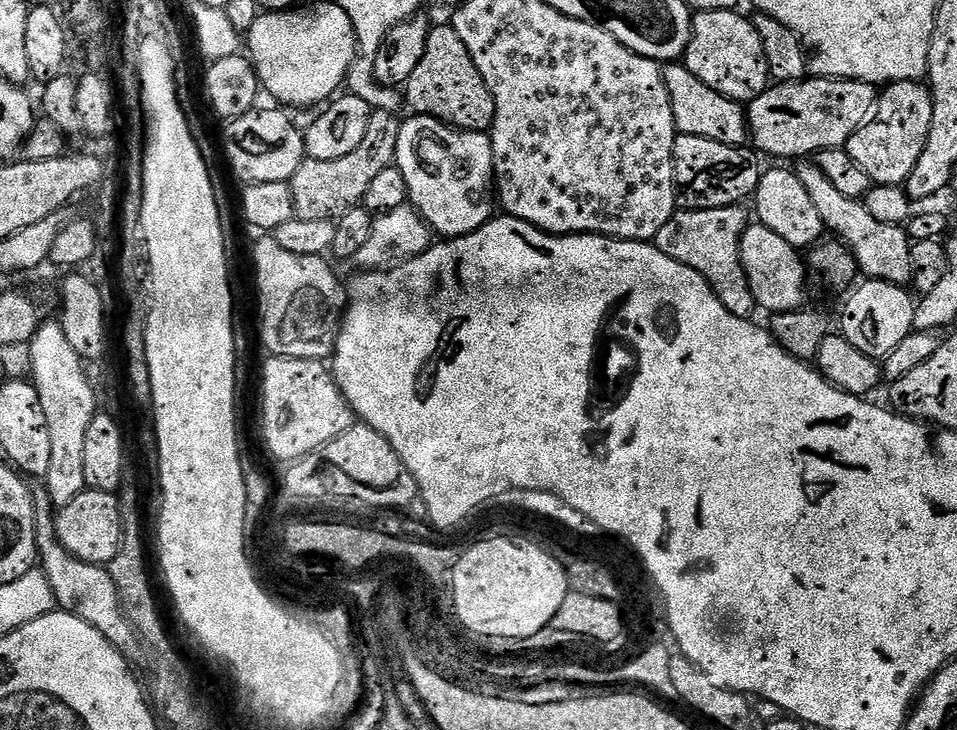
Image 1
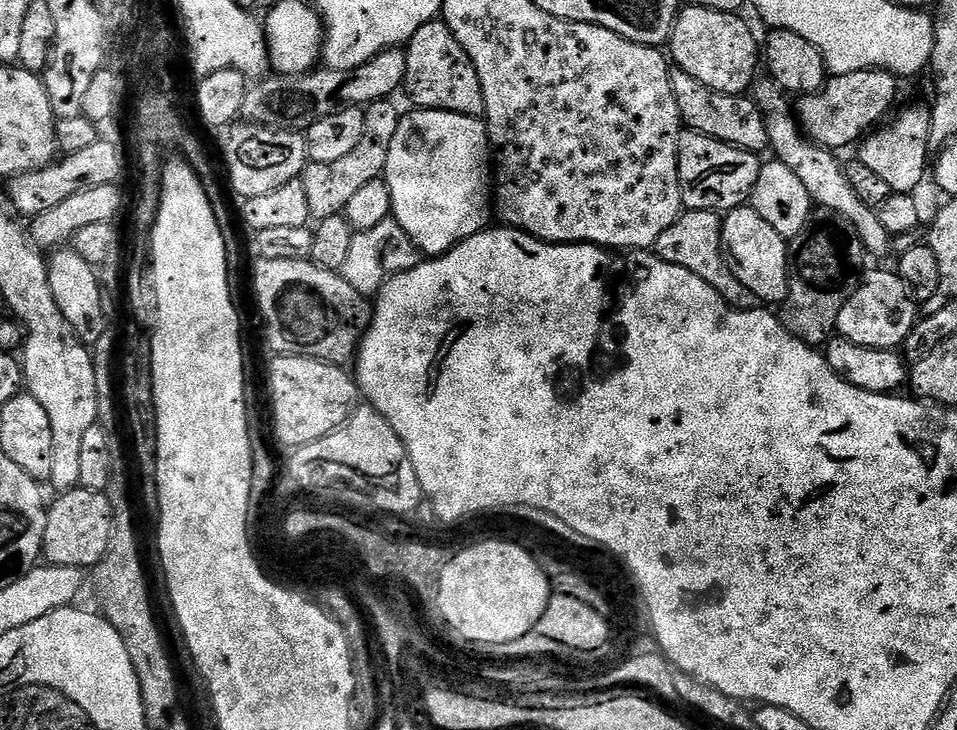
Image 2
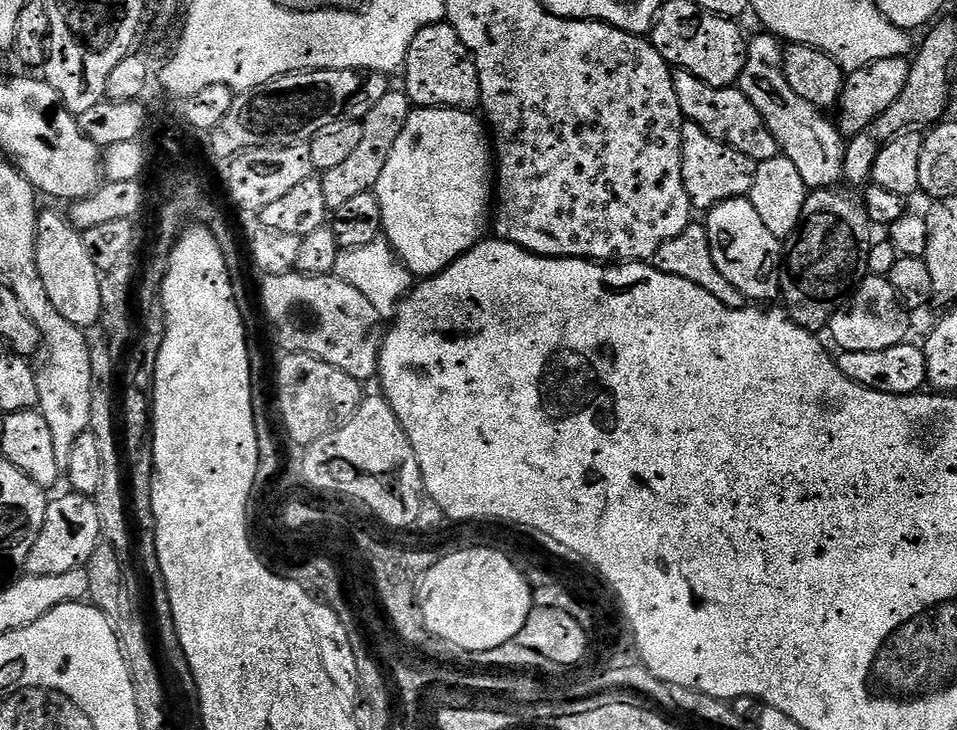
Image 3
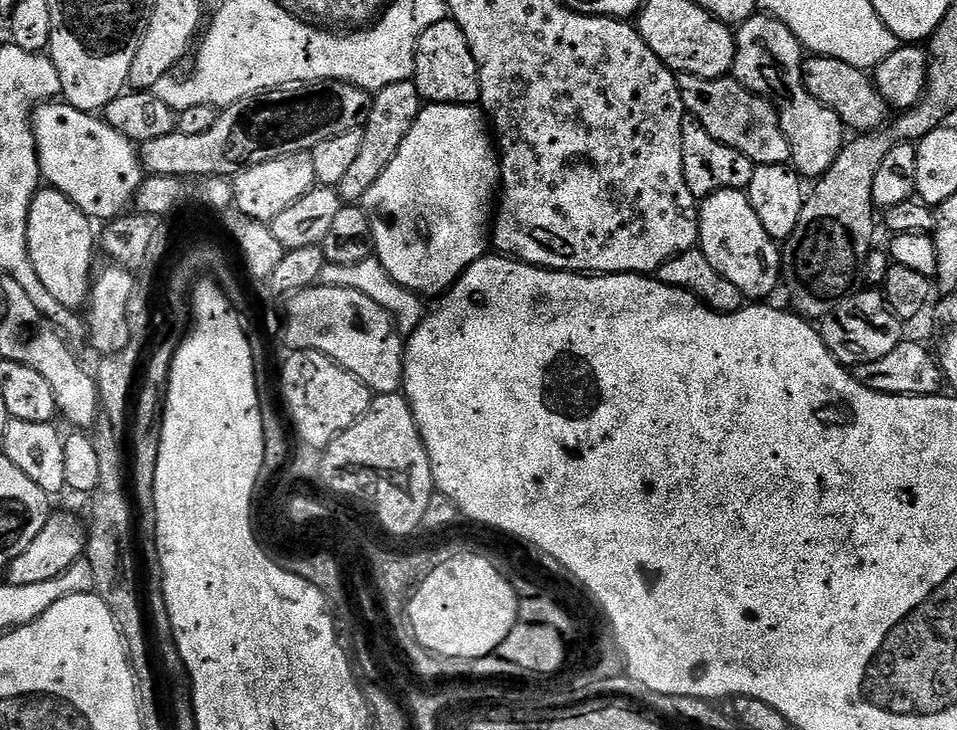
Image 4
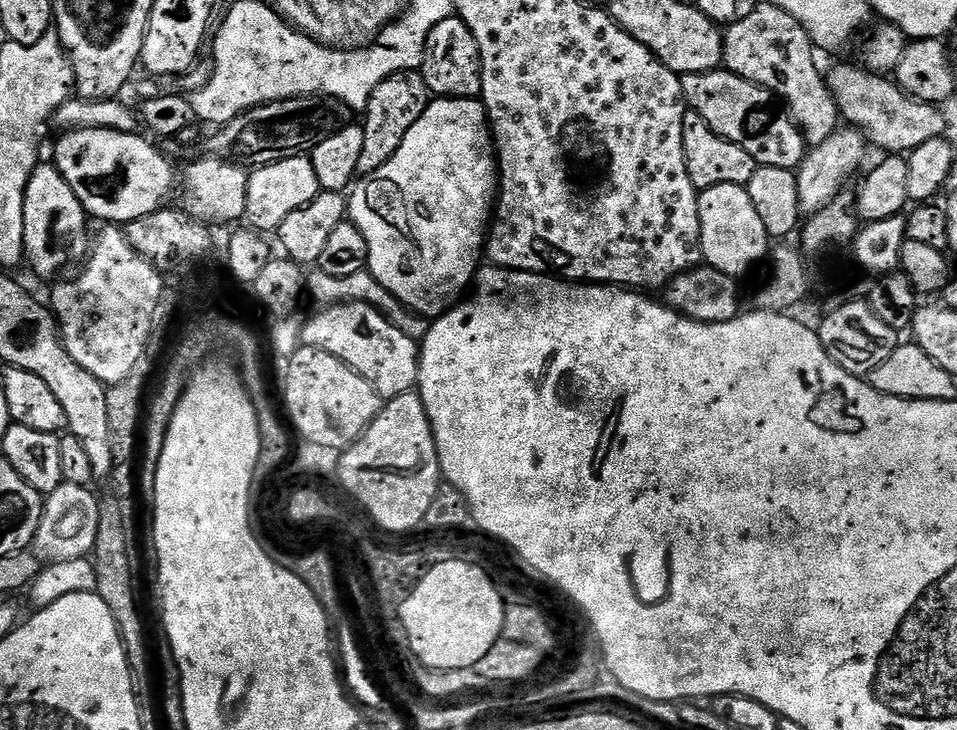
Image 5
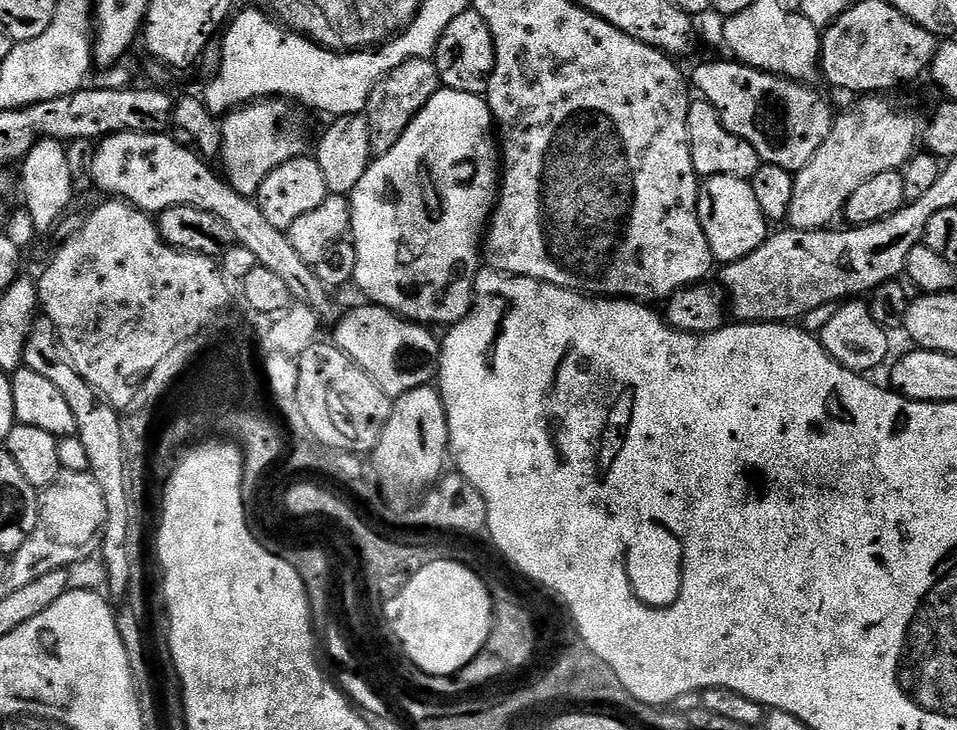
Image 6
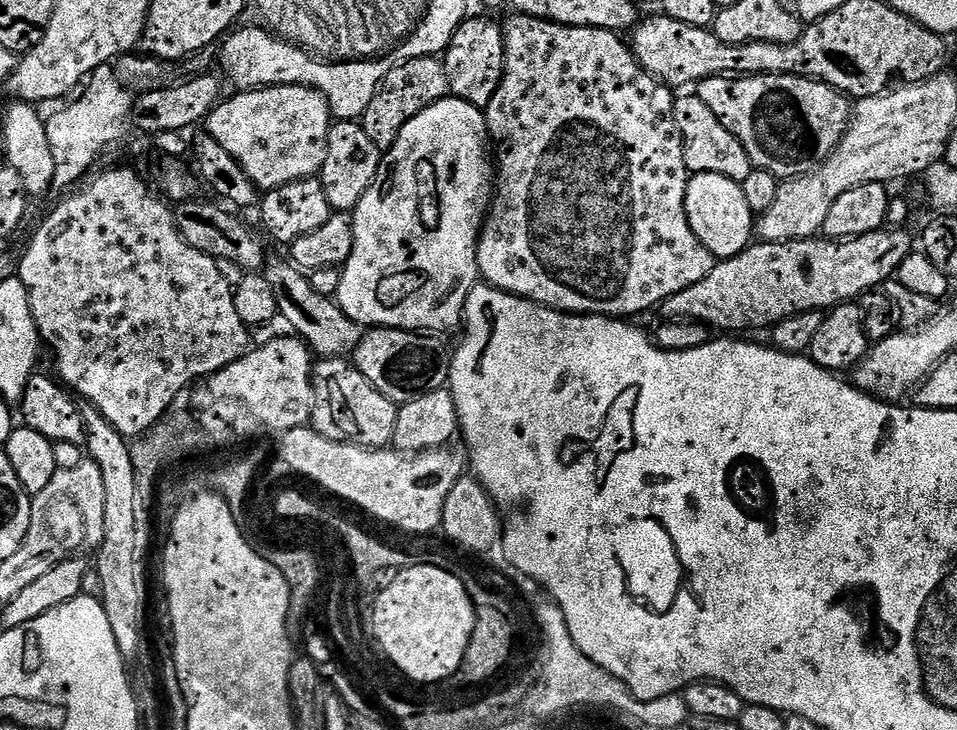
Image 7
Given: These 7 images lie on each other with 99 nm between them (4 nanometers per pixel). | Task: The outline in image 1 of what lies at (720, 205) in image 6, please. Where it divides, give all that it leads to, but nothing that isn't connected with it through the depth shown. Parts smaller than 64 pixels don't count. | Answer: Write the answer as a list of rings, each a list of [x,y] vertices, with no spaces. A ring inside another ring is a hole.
[[[749,223],[747,230],[740,236],[740,261],[746,270],[746,278],[752,283],[752,293],[756,296],[757,305],[762,306],[763,311],[765,308],[768,314],[795,312],[805,303],[804,287],[807,286],[810,276],[801,253],[794,246],[790,246],[786,238],[778,238],[778,234],[774,234],[774,230],[770,230],[765,224]]]

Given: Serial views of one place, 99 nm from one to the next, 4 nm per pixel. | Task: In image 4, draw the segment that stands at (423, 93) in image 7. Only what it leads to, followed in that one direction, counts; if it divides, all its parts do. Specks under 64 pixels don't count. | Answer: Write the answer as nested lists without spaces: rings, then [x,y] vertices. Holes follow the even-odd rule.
[[[412,80],[394,82],[373,95],[372,109],[368,111],[368,118],[362,125],[362,150],[358,150],[354,163],[338,186],[341,201],[363,201],[366,190],[370,190],[370,186],[374,186],[374,182],[382,178],[382,170],[386,170],[386,166],[390,166],[390,162],[398,154],[398,146],[402,146],[406,134],[410,134],[421,107],[420,91]]]

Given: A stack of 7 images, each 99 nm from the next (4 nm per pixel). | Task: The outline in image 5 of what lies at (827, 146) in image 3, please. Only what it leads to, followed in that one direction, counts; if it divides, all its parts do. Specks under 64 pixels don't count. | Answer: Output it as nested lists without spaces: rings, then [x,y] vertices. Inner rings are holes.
[[[770,2],[760,3],[754,14],[742,18],[742,22],[727,25],[724,32],[723,67],[735,76],[769,88],[779,97],[799,125],[804,143],[808,146],[826,142],[826,138],[837,132],[842,124],[840,111],[822,75],[822,68],[820,72],[816,65],[815,54],[812,40],[802,25],[790,18],[786,10]]]

